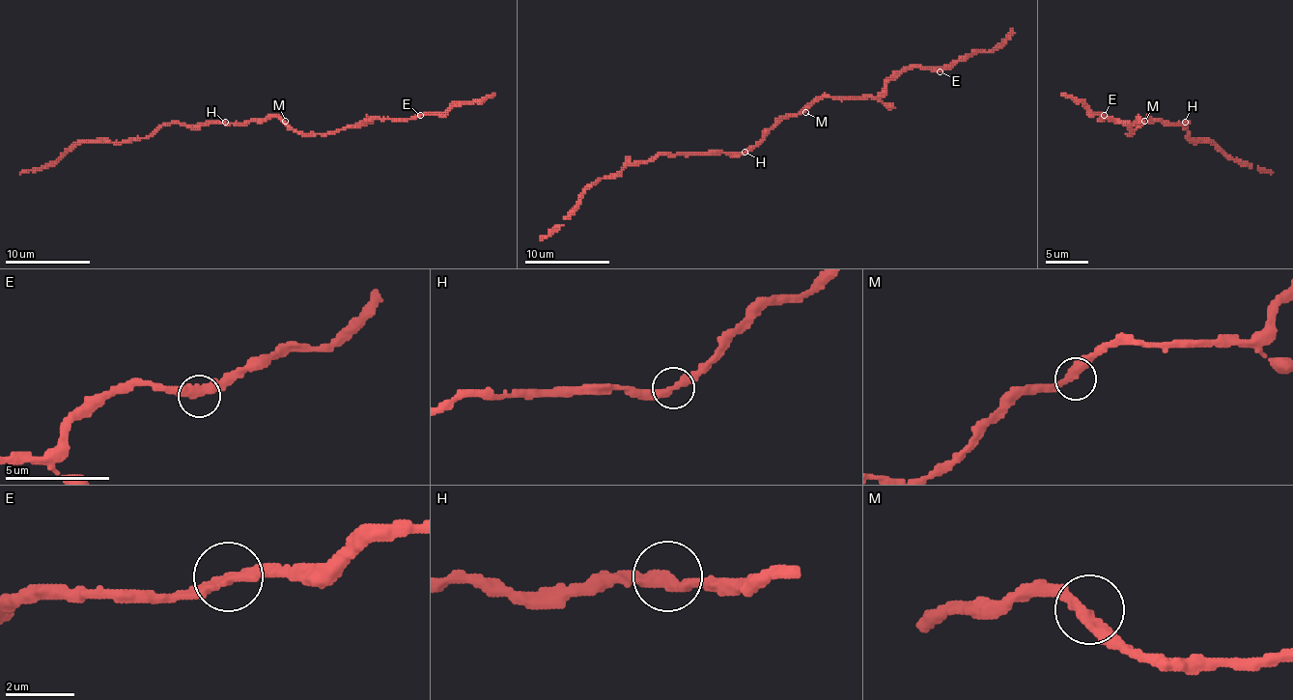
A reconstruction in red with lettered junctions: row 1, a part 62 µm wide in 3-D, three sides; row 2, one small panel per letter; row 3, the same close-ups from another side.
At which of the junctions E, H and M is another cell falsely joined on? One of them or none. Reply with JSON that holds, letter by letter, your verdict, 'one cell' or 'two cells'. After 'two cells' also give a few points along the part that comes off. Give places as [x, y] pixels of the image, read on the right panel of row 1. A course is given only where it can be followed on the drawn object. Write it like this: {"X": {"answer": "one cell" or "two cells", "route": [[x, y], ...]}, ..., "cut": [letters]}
{"E": {"answer": "one cell"}, "H": {"answer": "one cell"}, "M": {"answer": "one cell"}, "cut": []}

